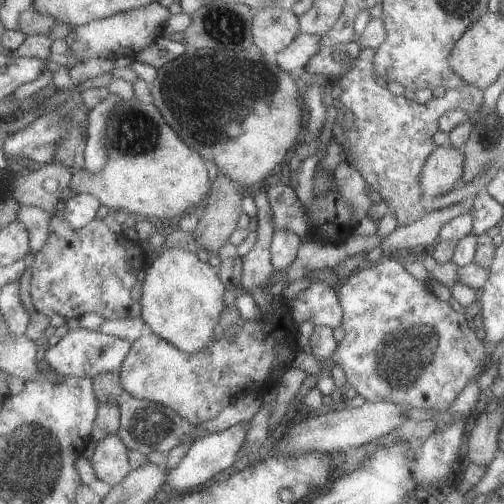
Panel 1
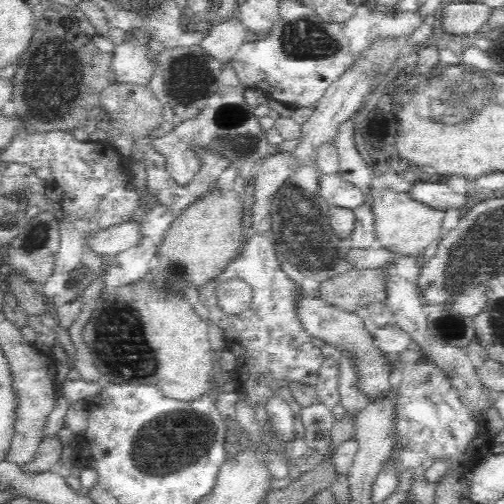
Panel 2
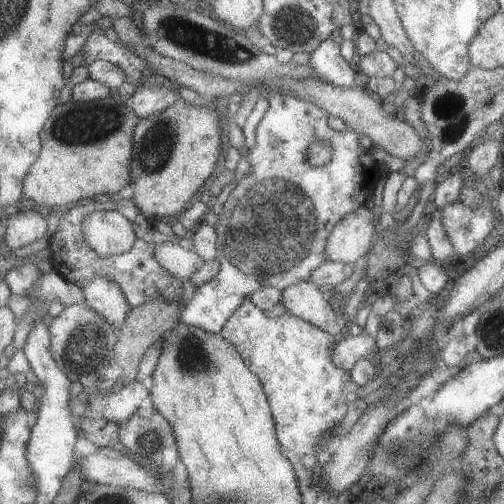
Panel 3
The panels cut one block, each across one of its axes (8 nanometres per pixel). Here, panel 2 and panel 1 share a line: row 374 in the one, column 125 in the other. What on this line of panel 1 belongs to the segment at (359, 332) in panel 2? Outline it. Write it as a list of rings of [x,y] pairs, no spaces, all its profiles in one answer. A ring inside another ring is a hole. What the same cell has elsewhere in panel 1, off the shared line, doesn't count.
[[[255,190],[255,200],[259,206],[259,216],[255,220],[255,228],[259,230],[259,240],[255,248],[243,258],[245,270],[241,278],[241,288],[249,292],[257,304],[261,306],[263,318],[245,322],[241,318],[241,312],[237,306],[229,306],[219,322],[219,328],[215,330],[217,338],[215,344],[203,350],[203,354],[187,354],[173,346],[171,342],[163,340],[159,334],[143,336],[135,342],[131,348],[131,354],[123,362],[121,370],[121,384],[133,398],[151,400],[157,404],[165,404],[173,410],[177,410],[185,420],[193,422],[197,428],[203,426],[203,422],[213,420],[219,416],[225,408],[233,406],[245,396],[253,398],[265,398],[277,388],[275,376],[279,370],[287,370],[291,366],[291,360],[295,358],[295,336],[297,336],[297,322],[291,312],[291,304],[279,302],[273,286],[267,282],[279,274],[279,270],[273,264],[273,238],[275,238],[275,210],[271,206],[269,194],[261,190]],[[233,324],[245,324],[239,338],[231,342],[223,330],[229,330]]]

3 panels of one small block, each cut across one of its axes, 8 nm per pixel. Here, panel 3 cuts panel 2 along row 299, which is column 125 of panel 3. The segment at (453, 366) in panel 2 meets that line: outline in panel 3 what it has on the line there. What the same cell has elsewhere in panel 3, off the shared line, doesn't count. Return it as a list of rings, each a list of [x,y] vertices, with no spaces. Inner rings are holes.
[[[133,382],[125,386],[123,390],[115,390],[103,398],[95,396],[91,400],[93,416],[105,416],[109,420],[125,424],[139,406],[143,406],[145,400],[149,400],[151,394],[151,382]]]

